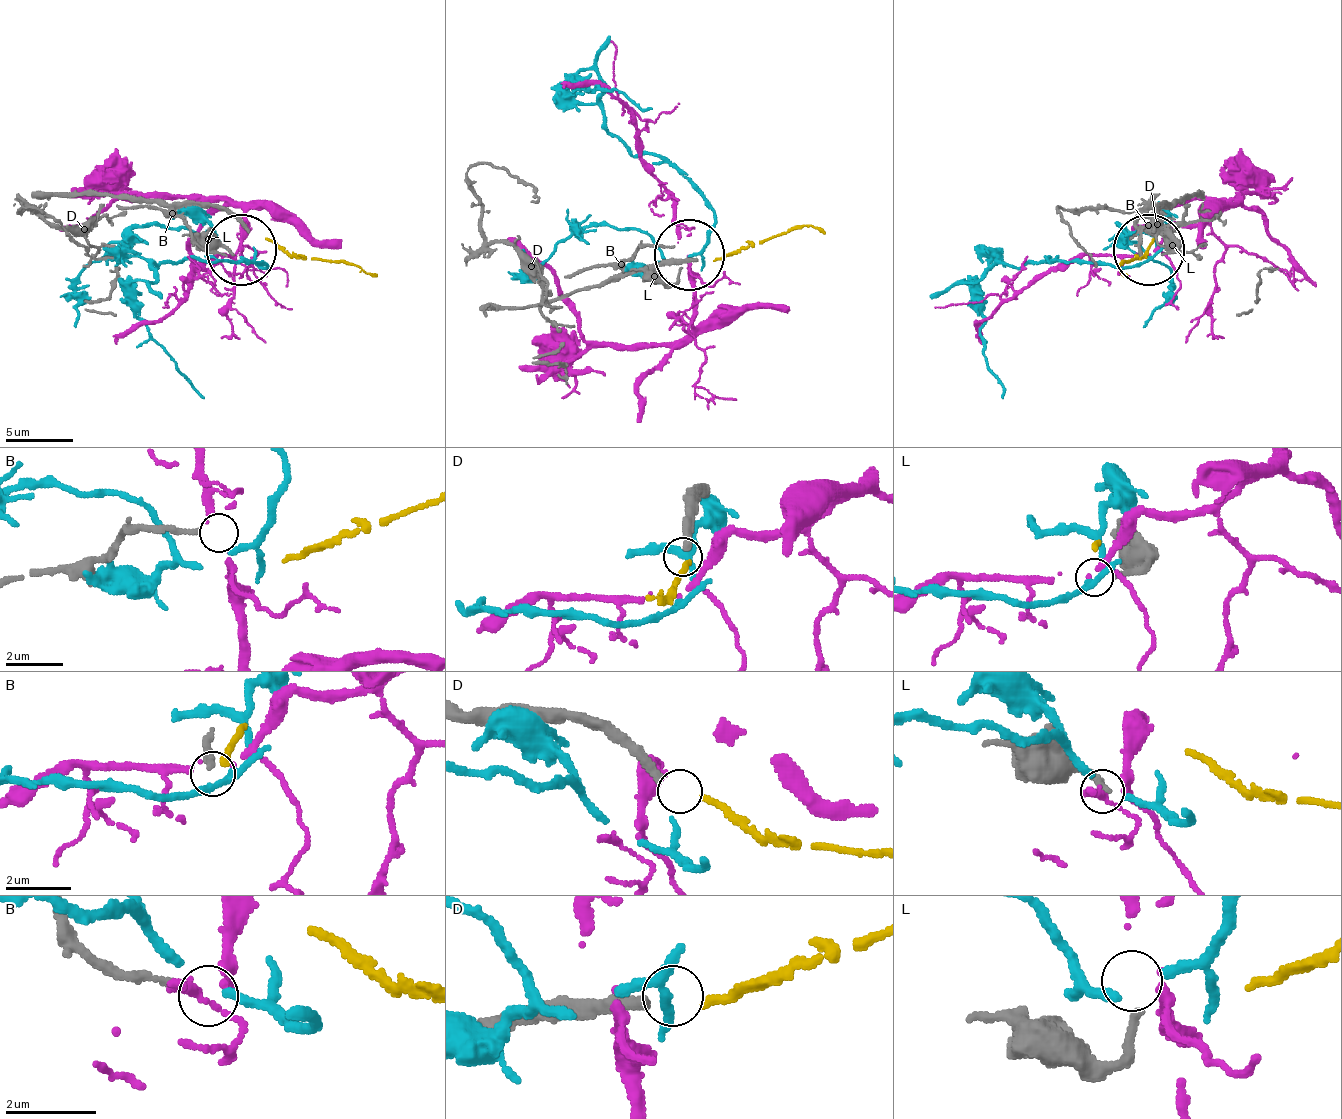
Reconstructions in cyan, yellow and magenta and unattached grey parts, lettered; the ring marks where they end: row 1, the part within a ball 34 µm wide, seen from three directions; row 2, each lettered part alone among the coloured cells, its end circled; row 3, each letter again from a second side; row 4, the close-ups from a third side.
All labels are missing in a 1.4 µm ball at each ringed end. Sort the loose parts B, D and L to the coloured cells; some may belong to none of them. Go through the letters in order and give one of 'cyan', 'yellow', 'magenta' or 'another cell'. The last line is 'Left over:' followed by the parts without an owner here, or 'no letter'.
B: another cell
D: another cell
L: another cell
Left over: B, D, L

